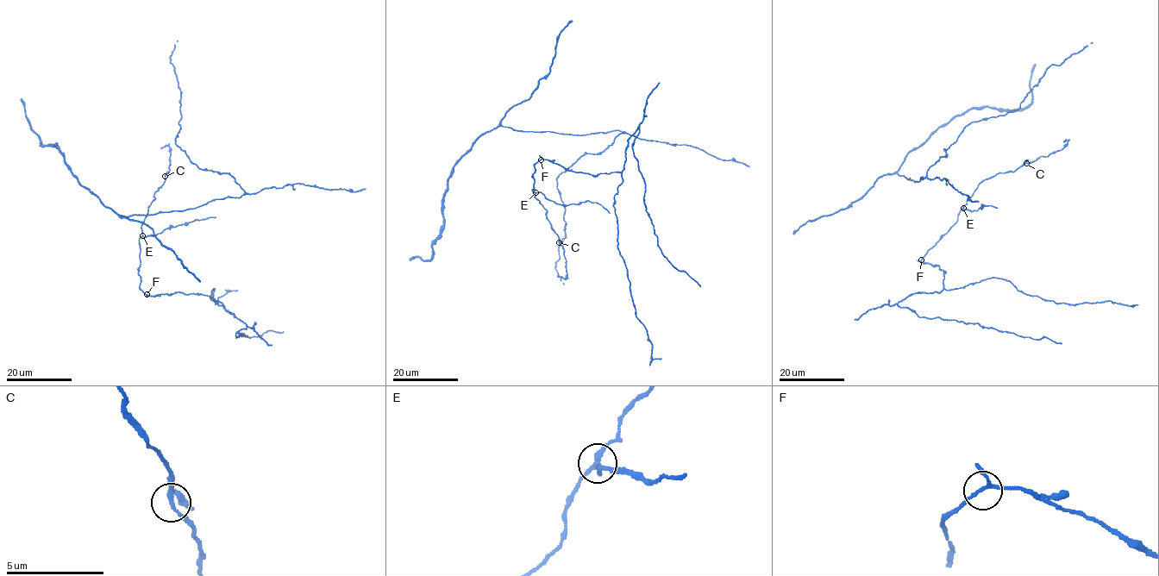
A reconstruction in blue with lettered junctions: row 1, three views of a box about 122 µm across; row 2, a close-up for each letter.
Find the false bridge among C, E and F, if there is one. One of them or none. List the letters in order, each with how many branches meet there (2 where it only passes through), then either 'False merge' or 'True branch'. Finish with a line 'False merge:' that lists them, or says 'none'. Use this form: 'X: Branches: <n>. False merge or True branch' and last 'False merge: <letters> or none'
C: Branches: 3. True branch
E: Branches: 3. False merge
F: Branches: 3. True branch
False merge: E

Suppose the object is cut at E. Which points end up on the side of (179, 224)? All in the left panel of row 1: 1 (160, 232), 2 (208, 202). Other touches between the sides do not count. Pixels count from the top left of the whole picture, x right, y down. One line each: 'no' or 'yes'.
1: yes
2: no

